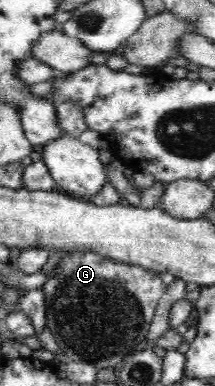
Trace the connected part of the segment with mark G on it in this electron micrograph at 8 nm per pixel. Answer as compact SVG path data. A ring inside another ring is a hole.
M65 251L60 258L60 262L54 267L53 275L43 284L42 289L44 291L45 302L45 319L47 322L48 329L52 333L55 343L59 346L59 353L66 355L68 361L75 361L78 363L91 363L96 366L96 369L106 369L107 367L113 368L116 362L123 362L132 353L139 352L144 345L144 338L147 336L148 329L161 296L165 294L166 288L173 282L175 276L172 276L170 272L152 271L138 265L131 265L115 260L109 259L108 257L99 255L94 252L70 252Z

